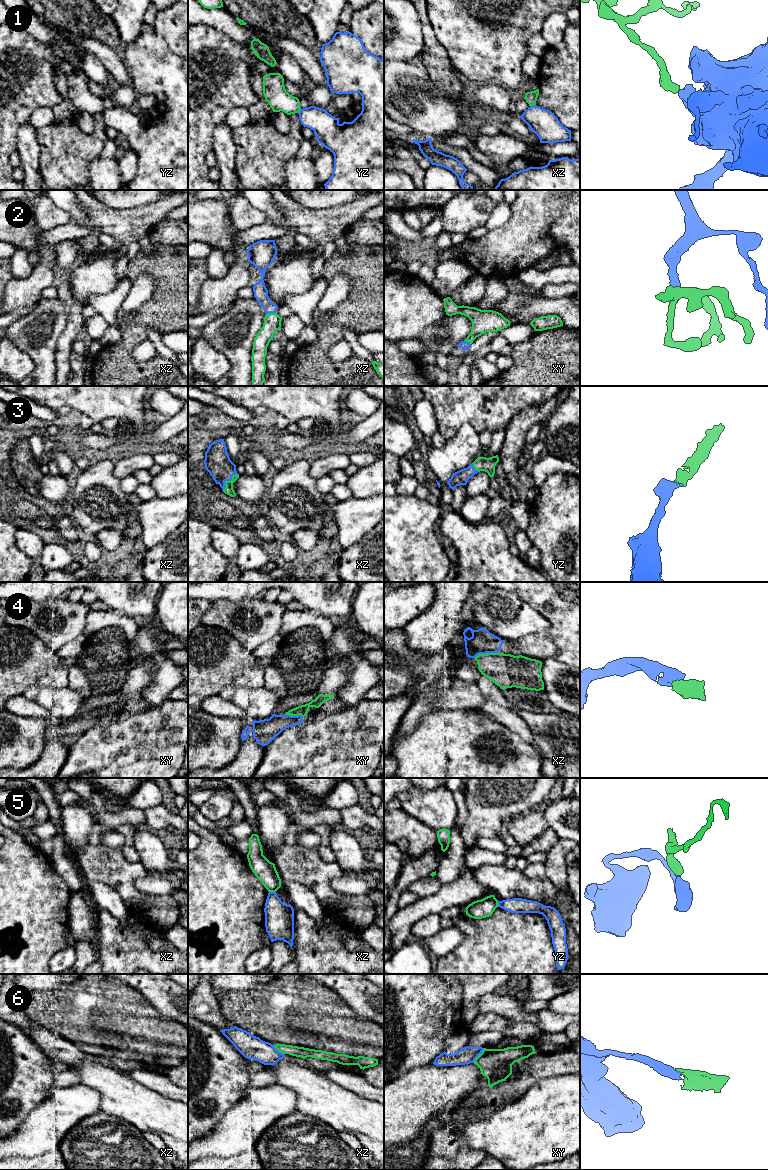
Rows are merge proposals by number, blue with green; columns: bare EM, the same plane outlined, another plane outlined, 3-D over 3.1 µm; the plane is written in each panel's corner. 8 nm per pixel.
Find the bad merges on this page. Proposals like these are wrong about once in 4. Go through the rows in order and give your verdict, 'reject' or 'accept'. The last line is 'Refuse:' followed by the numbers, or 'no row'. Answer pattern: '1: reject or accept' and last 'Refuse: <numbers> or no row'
1: reject
2: accept
3: accept
4: accept
5: reject
6: reject
Refuse: 1, 5, 6

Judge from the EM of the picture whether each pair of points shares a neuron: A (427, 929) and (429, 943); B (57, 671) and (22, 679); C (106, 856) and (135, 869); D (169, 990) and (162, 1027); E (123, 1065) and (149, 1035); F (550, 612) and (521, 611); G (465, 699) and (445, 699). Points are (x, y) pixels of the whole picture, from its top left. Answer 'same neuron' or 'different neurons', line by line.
A: different neurons
B: same neuron
C: same neuron
D: different neurons
E: same neuron
F: different neurons
G: same neuron

